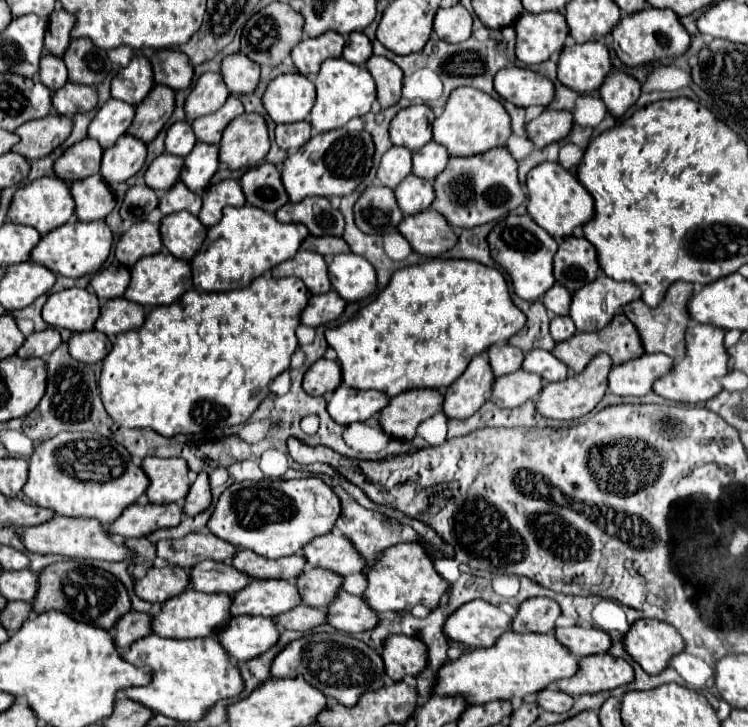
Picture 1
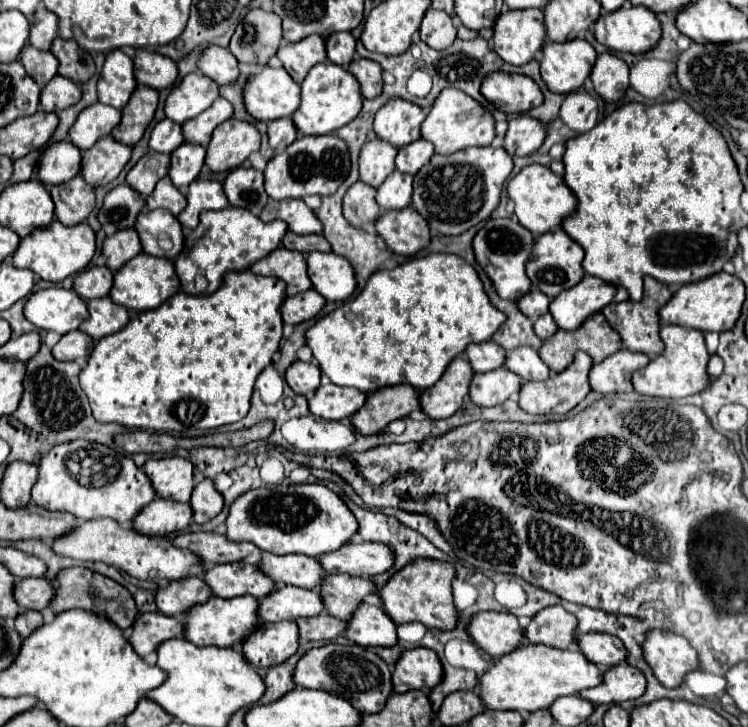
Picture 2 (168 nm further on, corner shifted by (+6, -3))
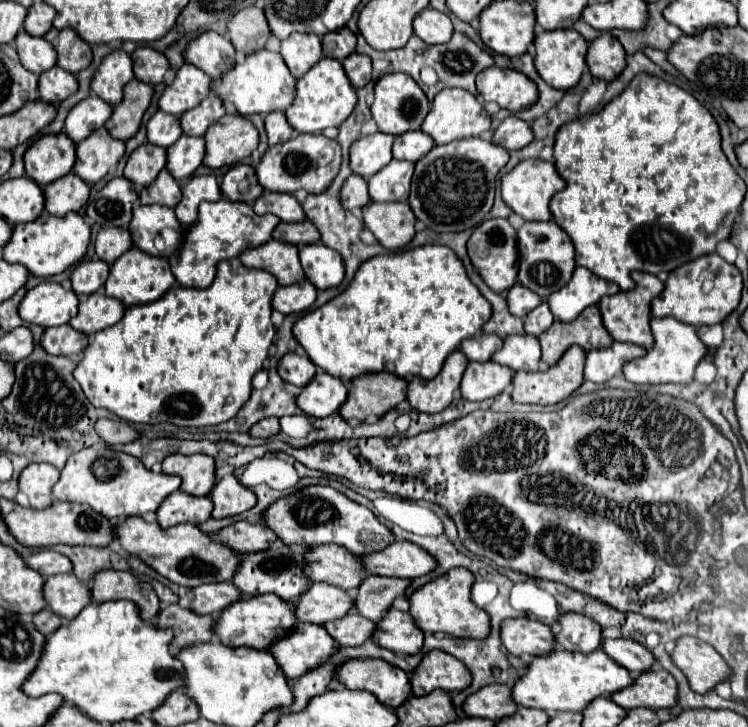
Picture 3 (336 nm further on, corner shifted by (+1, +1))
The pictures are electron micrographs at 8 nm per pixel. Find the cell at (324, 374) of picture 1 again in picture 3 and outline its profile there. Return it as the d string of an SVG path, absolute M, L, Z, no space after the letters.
M291 352L279 360L279 376L293 386L305 388L307 382L315 378L315 374L317 374L317 368L305 354L301 356L301 354Z

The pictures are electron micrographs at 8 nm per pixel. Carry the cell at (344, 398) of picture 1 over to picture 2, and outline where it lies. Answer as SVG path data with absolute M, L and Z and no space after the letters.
M326 382L318 386L312 398L308 398L310 412L324 420L342 420L350 418L354 412L360 410L360 406L366 402L366 394L354 388L342 388L334 386L332 382Z

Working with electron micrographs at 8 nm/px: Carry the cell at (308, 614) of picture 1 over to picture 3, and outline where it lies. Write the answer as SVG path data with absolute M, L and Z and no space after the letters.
M349 612L343 618L325 622L323 628L331 634L331 638L335 638L337 644L341 644L341 646L359 646L369 638L369 634L373 634L375 622L359 616L357 612Z

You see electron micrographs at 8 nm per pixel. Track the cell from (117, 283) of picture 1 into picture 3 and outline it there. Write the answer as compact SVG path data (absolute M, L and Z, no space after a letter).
M87 260L87 262L81 262L73 270L71 284L73 284L73 290L77 292L77 296L89 296L103 286L107 276L109 276L109 264L107 262Z

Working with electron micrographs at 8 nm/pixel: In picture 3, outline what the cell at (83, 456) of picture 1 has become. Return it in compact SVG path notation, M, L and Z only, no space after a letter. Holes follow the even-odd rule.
M89 446L79 452L73 452L61 470L57 484L51 494L61 502L77 502L87 504L101 516L113 520L119 516L145 516L153 514L159 504L179 488L179 476L155 474L143 466L143 462L125 452L117 452L109 446ZM115 454L115 458L113 458Z

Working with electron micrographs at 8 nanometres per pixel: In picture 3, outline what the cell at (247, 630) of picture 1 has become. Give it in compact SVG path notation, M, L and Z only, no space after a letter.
M297 624L293 634L275 640L269 648L279 664L279 670L287 678L297 678L307 670L323 664L329 654L335 652L335 640L315 624Z

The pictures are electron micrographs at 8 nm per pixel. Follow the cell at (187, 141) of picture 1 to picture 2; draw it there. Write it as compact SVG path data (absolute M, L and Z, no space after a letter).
M164 118L162 122L158 122L158 124L152 128L148 146L150 146L154 152L172 154L174 148L178 148L182 142L184 142L184 136L182 136L180 124Z

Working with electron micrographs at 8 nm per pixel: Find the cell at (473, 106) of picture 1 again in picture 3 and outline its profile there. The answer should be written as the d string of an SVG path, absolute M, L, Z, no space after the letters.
M445 88L435 96L433 106L431 106L421 130L425 134L429 134L435 140L435 144L449 144L453 140L463 140L463 138L481 136L483 132L489 132L491 130L491 116L483 108L481 100L477 96L473 96L469 90Z

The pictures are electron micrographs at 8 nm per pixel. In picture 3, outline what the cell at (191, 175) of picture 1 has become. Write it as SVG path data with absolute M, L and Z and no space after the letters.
M181 136L167 150L167 170L175 180L183 180L193 176L193 172L201 166L203 158L205 158L205 140Z

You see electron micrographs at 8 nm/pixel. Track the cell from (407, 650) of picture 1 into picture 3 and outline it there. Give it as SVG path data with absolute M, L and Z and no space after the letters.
M431 650L411 674L411 692L415 696L429 694L435 688L459 692L469 686L469 682L471 674L467 674L467 668L455 656L443 650Z

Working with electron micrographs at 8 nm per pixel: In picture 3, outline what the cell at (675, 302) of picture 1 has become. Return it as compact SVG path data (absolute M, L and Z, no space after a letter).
M635 272L633 278L637 282L635 290L619 292L615 296L603 298L599 302L599 310L601 310L601 316L603 316L603 324L609 330L609 334L613 336L613 340L639 344L639 346L649 350L649 346L653 344L653 334L651 334L651 302L653 302L653 298L657 298L663 292L665 284L655 274L647 274L647 272Z

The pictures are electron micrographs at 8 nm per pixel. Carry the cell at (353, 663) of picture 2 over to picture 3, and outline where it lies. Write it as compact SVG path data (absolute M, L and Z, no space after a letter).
M351 658L335 668L335 680L351 690L367 690L387 708L397 708L411 694L407 672L383 658Z

